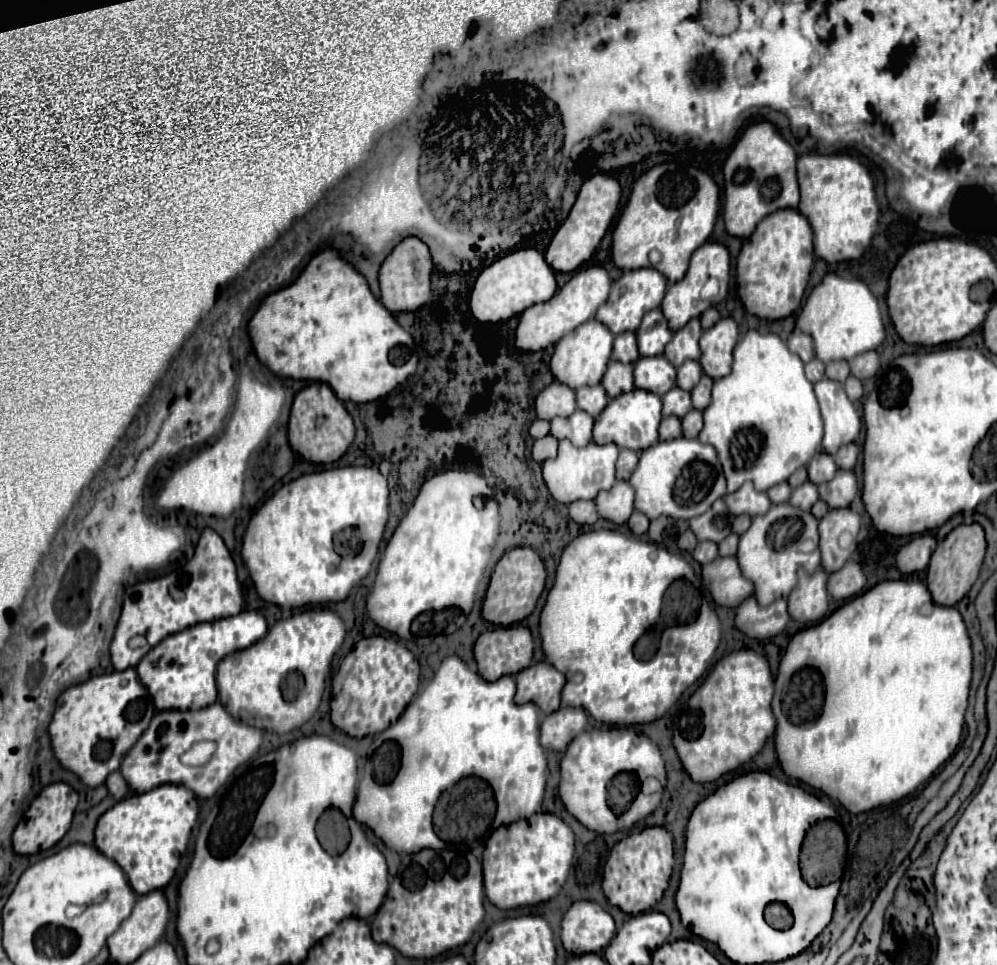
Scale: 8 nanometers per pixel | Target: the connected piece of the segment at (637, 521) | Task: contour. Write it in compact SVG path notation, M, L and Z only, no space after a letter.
M633 511L633 515L629 517L627 525L629 525L629 529L631 529L633 535L643 535L649 529L649 519L641 511Z

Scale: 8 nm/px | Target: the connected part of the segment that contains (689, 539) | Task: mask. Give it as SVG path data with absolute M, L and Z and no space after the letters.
M687 529L685 533L681 533L677 545L679 545L679 549L683 549L683 551L693 551L695 545L697 545L697 537L695 537L695 533L693 533L691 529Z

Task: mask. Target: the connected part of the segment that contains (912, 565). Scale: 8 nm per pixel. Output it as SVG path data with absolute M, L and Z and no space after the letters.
M921 535L921 537L915 537L913 541L909 541L907 545L903 545L897 553L897 569L905 575L927 569L935 543L937 541L933 535Z

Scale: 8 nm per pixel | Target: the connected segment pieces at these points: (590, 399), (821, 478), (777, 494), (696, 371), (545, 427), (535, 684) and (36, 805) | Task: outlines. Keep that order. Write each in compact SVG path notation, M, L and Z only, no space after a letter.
M585 385L577 389L577 407L587 411L593 417L597 417L607 403L609 403L609 397L601 385L593 385L593 387Z
M819 449L815 457L809 461L807 471L809 471L809 481L819 485L819 483L825 483L825 479L833 477L833 471L837 471L837 465L829 453Z
M783 481L783 483L779 483L779 485L773 485L773 487L767 491L767 495L769 495L771 503L785 503L785 501L789 499L789 495L791 495L791 487L789 487L787 481Z
M685 361L677 369L677 387L685 389L685 391L691 391L699 383L701 375L703 375L703 371L701 371L699 361Z
M535 419L533 425L529 427L529 435L531 435L533 439L541 439L541 437L545 437L547 433L549 433L549 421L543 421L543 419Z
M539 661L515 675L517 681L517 703L535 703L545 715L559 709L561 689L565 685L565 675L561 675L553 665Z
M51 783L49 787L45 787L37 795L37 799L31 803L27 813L19 821L19 825L15 827L15 833L13 833L15 853L33 855L33 853L39 853L39 851L45 851L45 849L53 847L59 839L63 839L63 835L71 827L71 819L73 819L77 801L79 801L77 791L67 783Z

